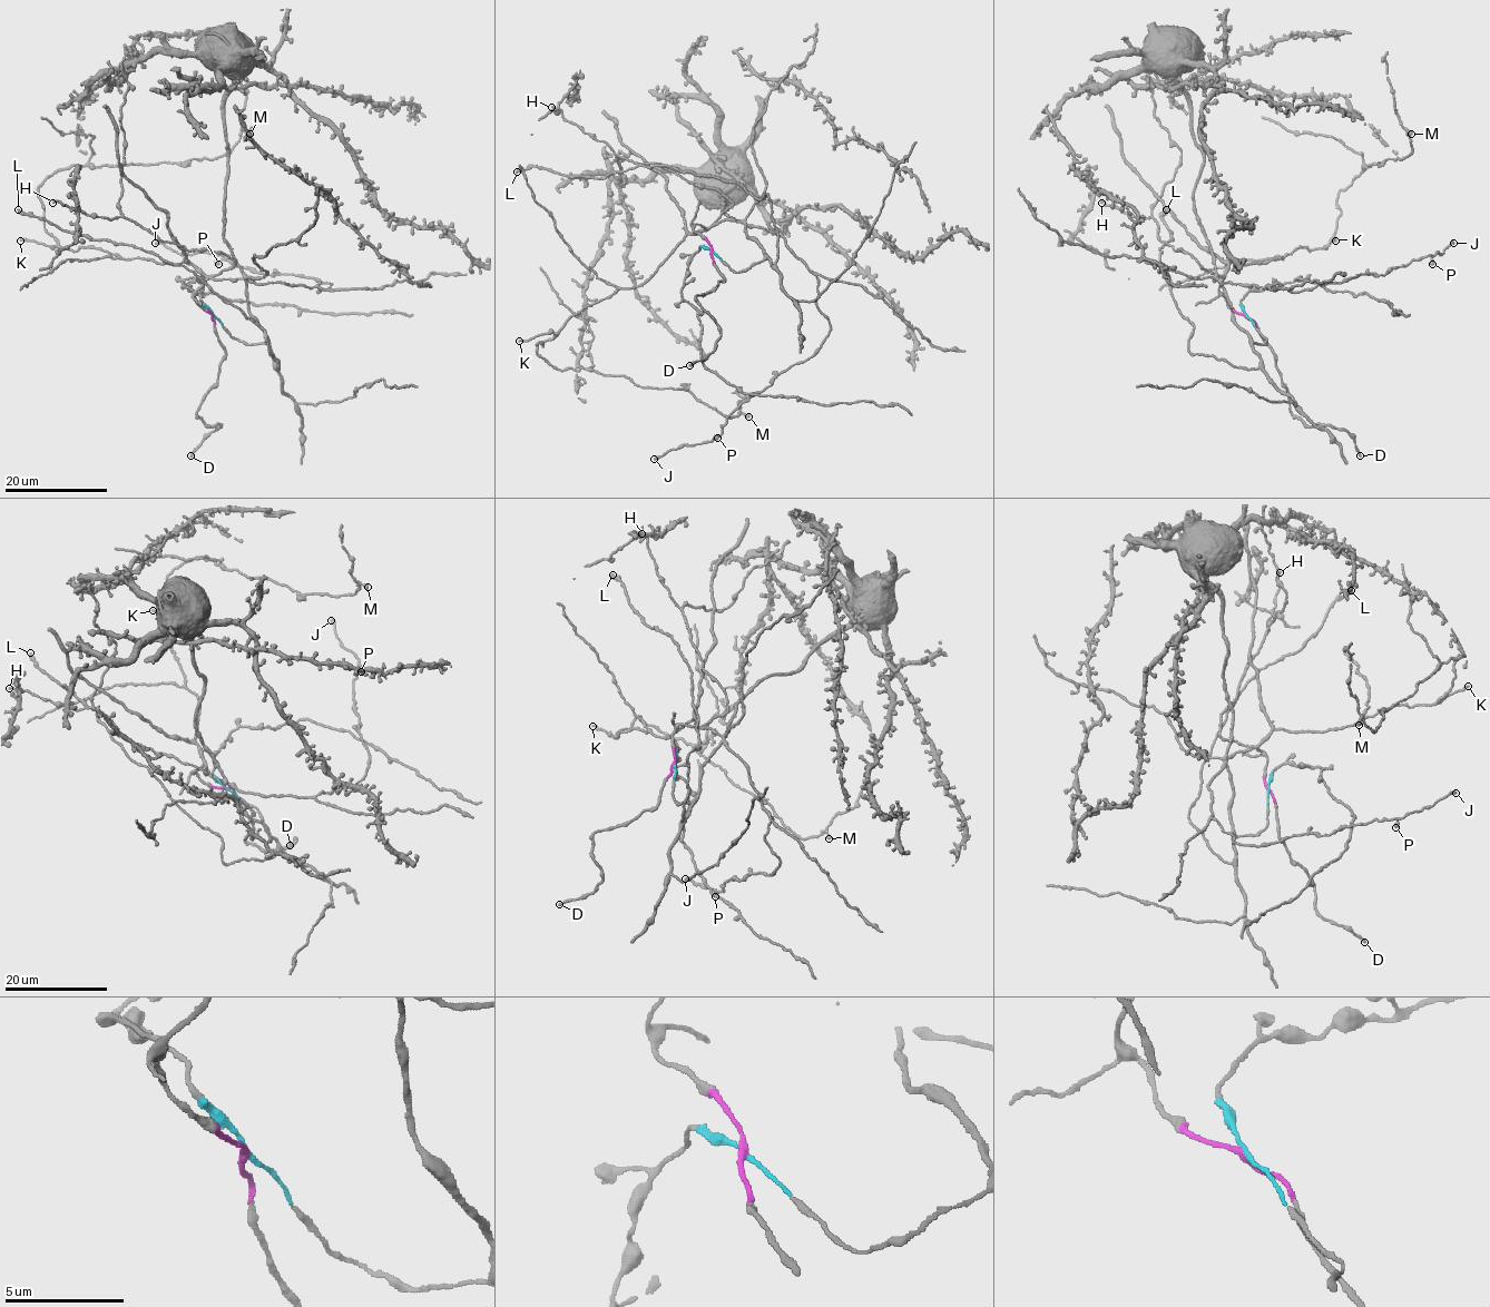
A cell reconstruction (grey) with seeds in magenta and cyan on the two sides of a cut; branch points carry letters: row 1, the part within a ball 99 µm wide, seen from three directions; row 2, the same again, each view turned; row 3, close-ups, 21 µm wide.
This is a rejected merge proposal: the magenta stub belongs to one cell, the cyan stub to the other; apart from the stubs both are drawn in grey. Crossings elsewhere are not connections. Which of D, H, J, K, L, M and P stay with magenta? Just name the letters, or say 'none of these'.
D, H, J, K, M, P

